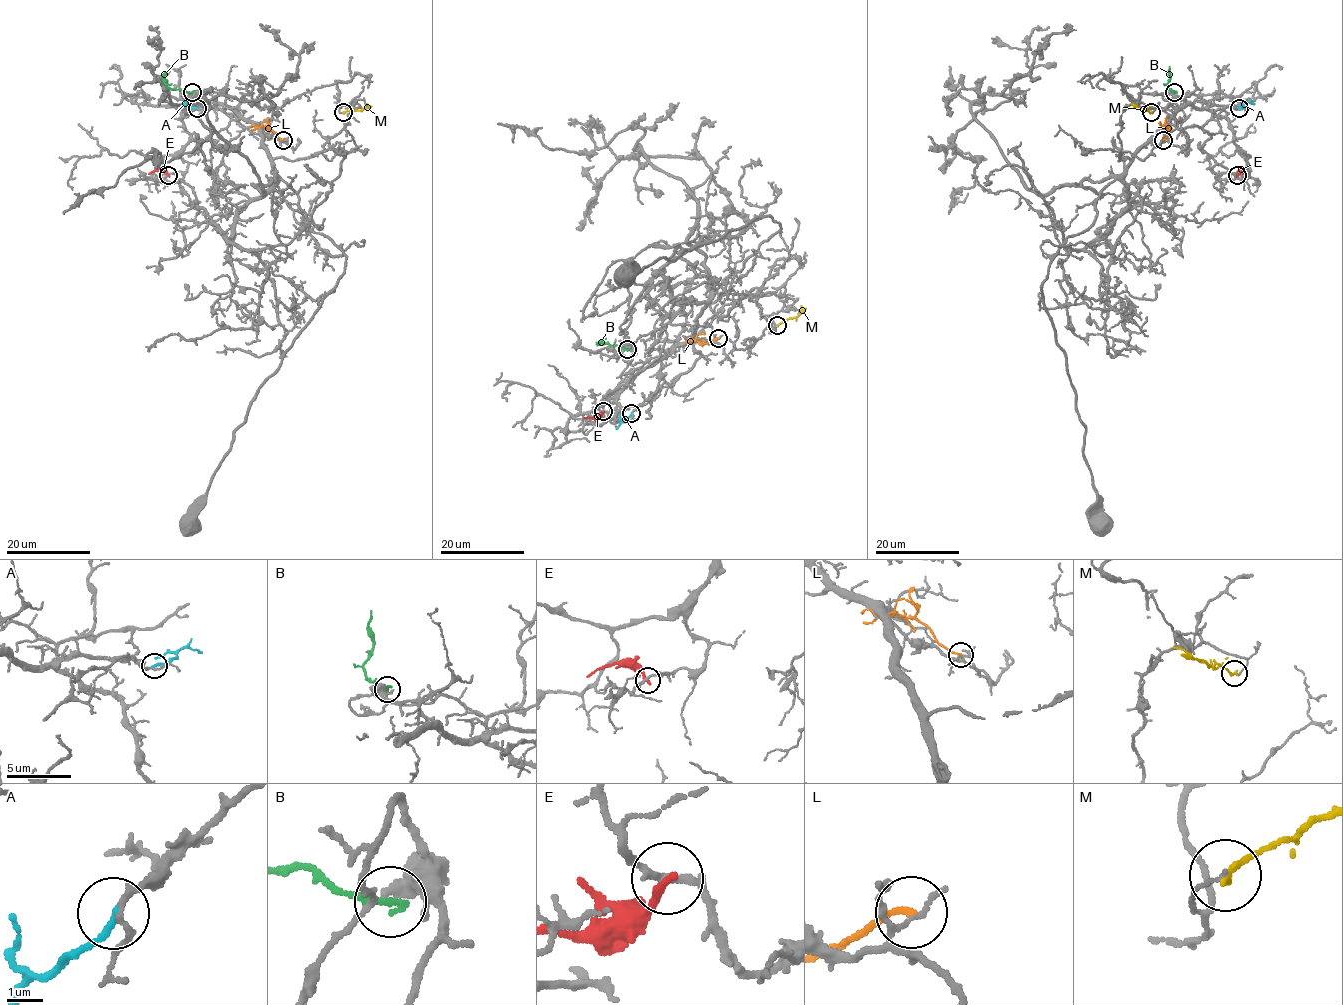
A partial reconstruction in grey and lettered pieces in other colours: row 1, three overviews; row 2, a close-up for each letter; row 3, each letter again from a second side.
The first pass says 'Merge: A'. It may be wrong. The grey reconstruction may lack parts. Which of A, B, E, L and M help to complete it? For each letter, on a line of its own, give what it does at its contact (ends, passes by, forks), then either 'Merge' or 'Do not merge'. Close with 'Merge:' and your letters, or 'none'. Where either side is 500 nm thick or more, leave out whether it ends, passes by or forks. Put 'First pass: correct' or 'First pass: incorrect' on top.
First pass: correct
A: It ends there. Merge
B: It ends there. Do not merge
E: It ends there. Do not merge
L: It ends there. Do not merge
M: It ends there. Do not merge
Merge: A

